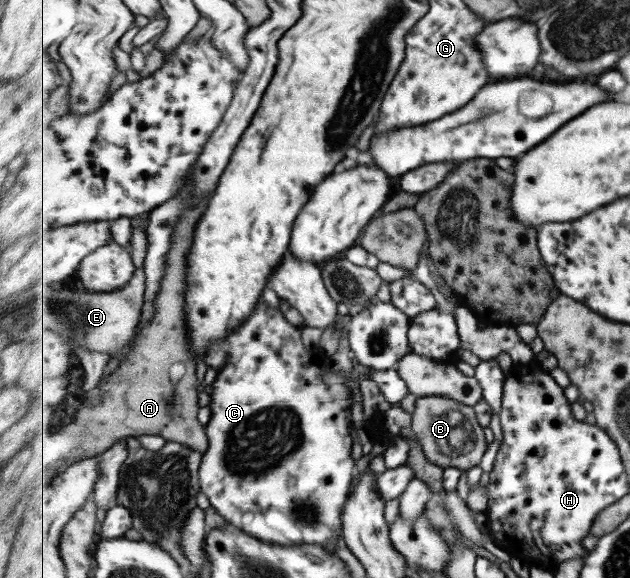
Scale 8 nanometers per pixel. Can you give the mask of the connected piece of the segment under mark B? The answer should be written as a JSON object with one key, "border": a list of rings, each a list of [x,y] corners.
{"border":[[[440,395],[417,397],[414,405],[412,430],[430,462],[444,468],[457,468],[460,472],[480,464],[488,442],[483,437],[483,426],[477,420],[475,407]]]}

